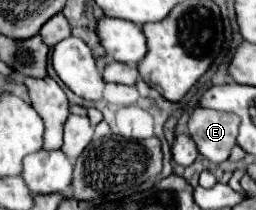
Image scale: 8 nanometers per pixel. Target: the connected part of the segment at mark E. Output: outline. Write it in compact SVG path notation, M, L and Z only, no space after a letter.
M198 107L190 121L190 137L198 145L198 151L212 163L224 163L236 145L240 117L236 113L212 111Z

